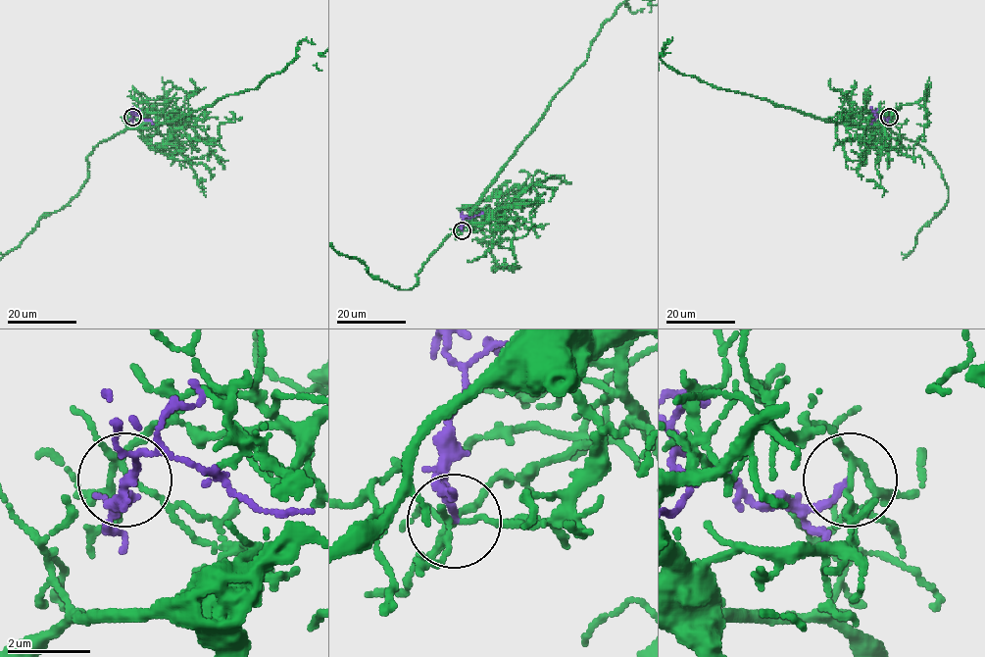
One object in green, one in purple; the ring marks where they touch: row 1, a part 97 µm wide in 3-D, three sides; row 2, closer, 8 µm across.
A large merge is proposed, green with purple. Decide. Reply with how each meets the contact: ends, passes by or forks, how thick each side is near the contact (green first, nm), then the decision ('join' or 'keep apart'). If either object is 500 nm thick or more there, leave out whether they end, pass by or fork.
green forks | purple ends | 130/160 nm | keep apart

